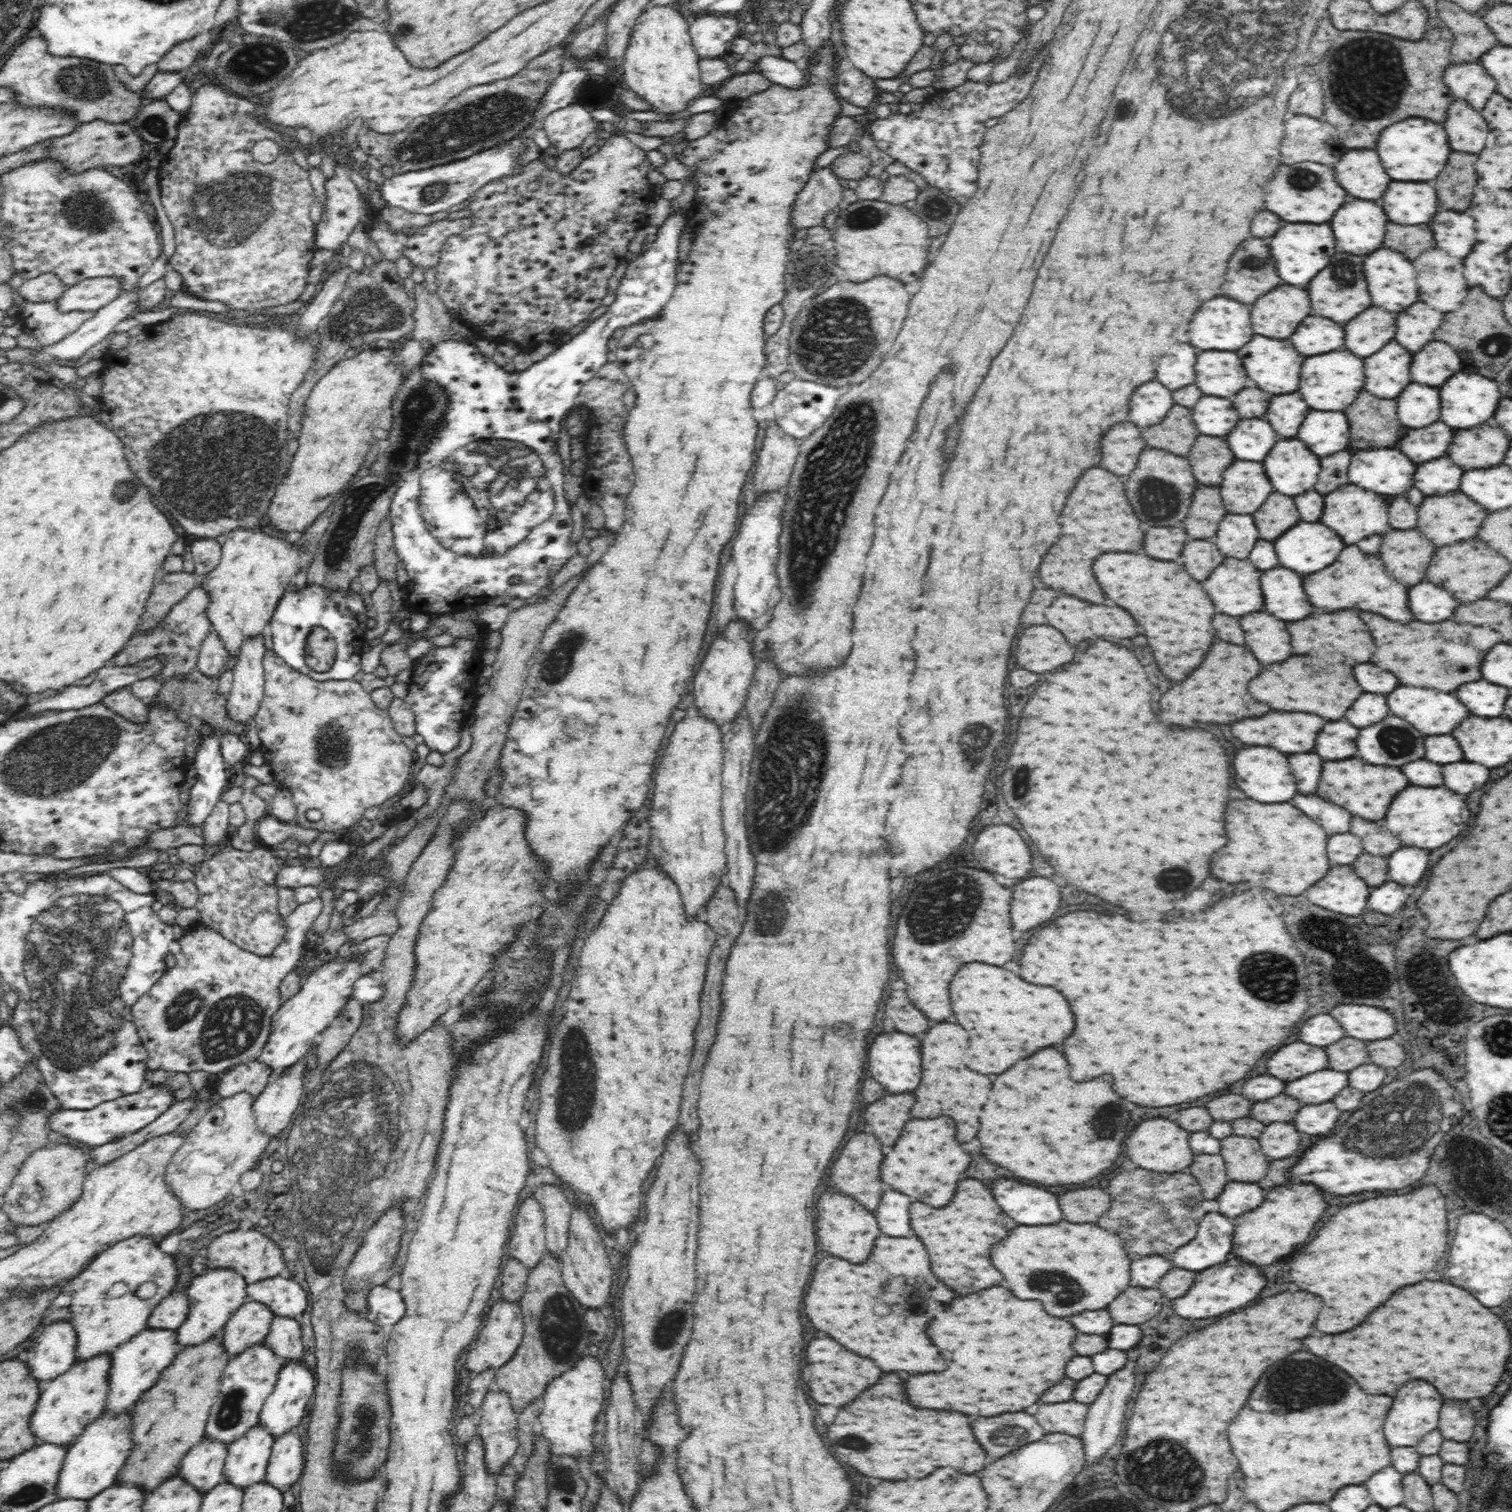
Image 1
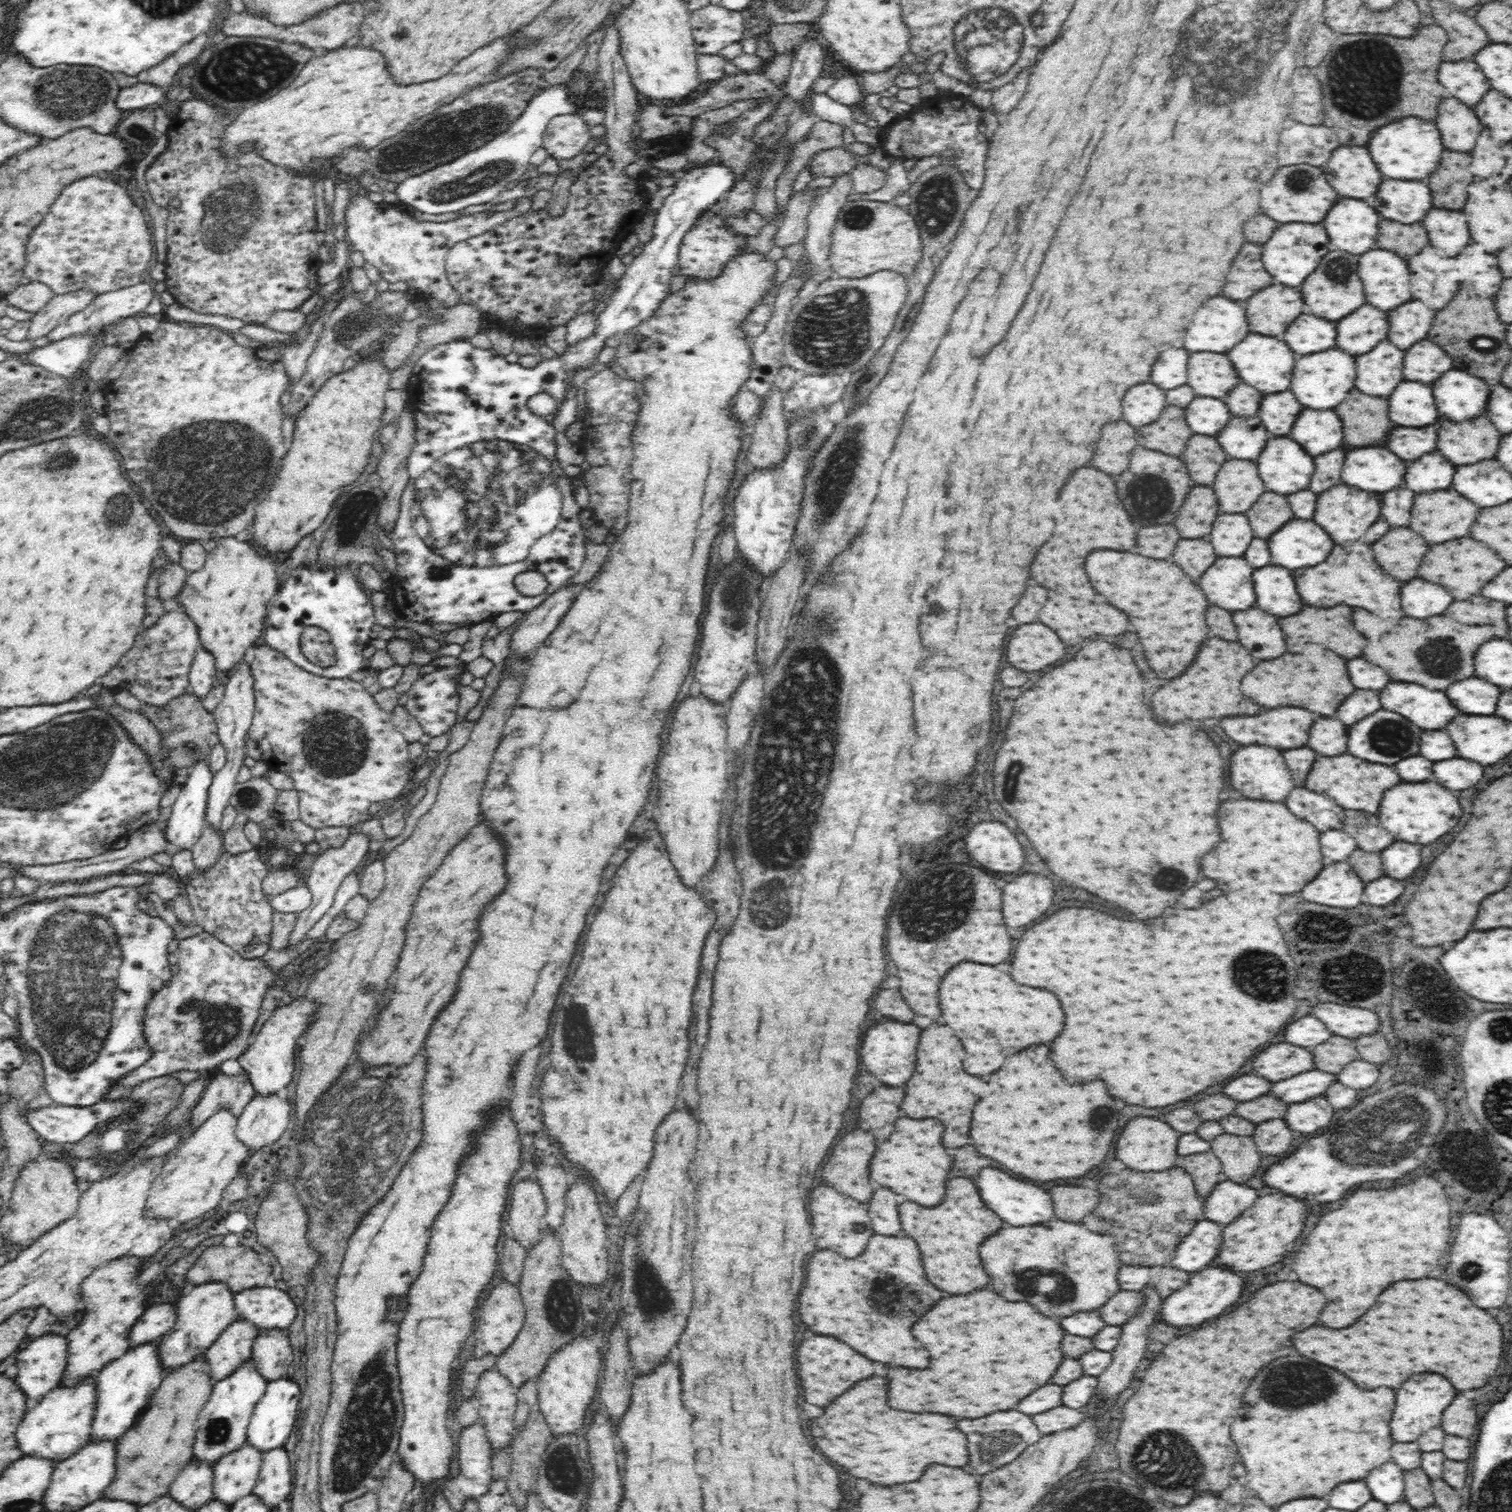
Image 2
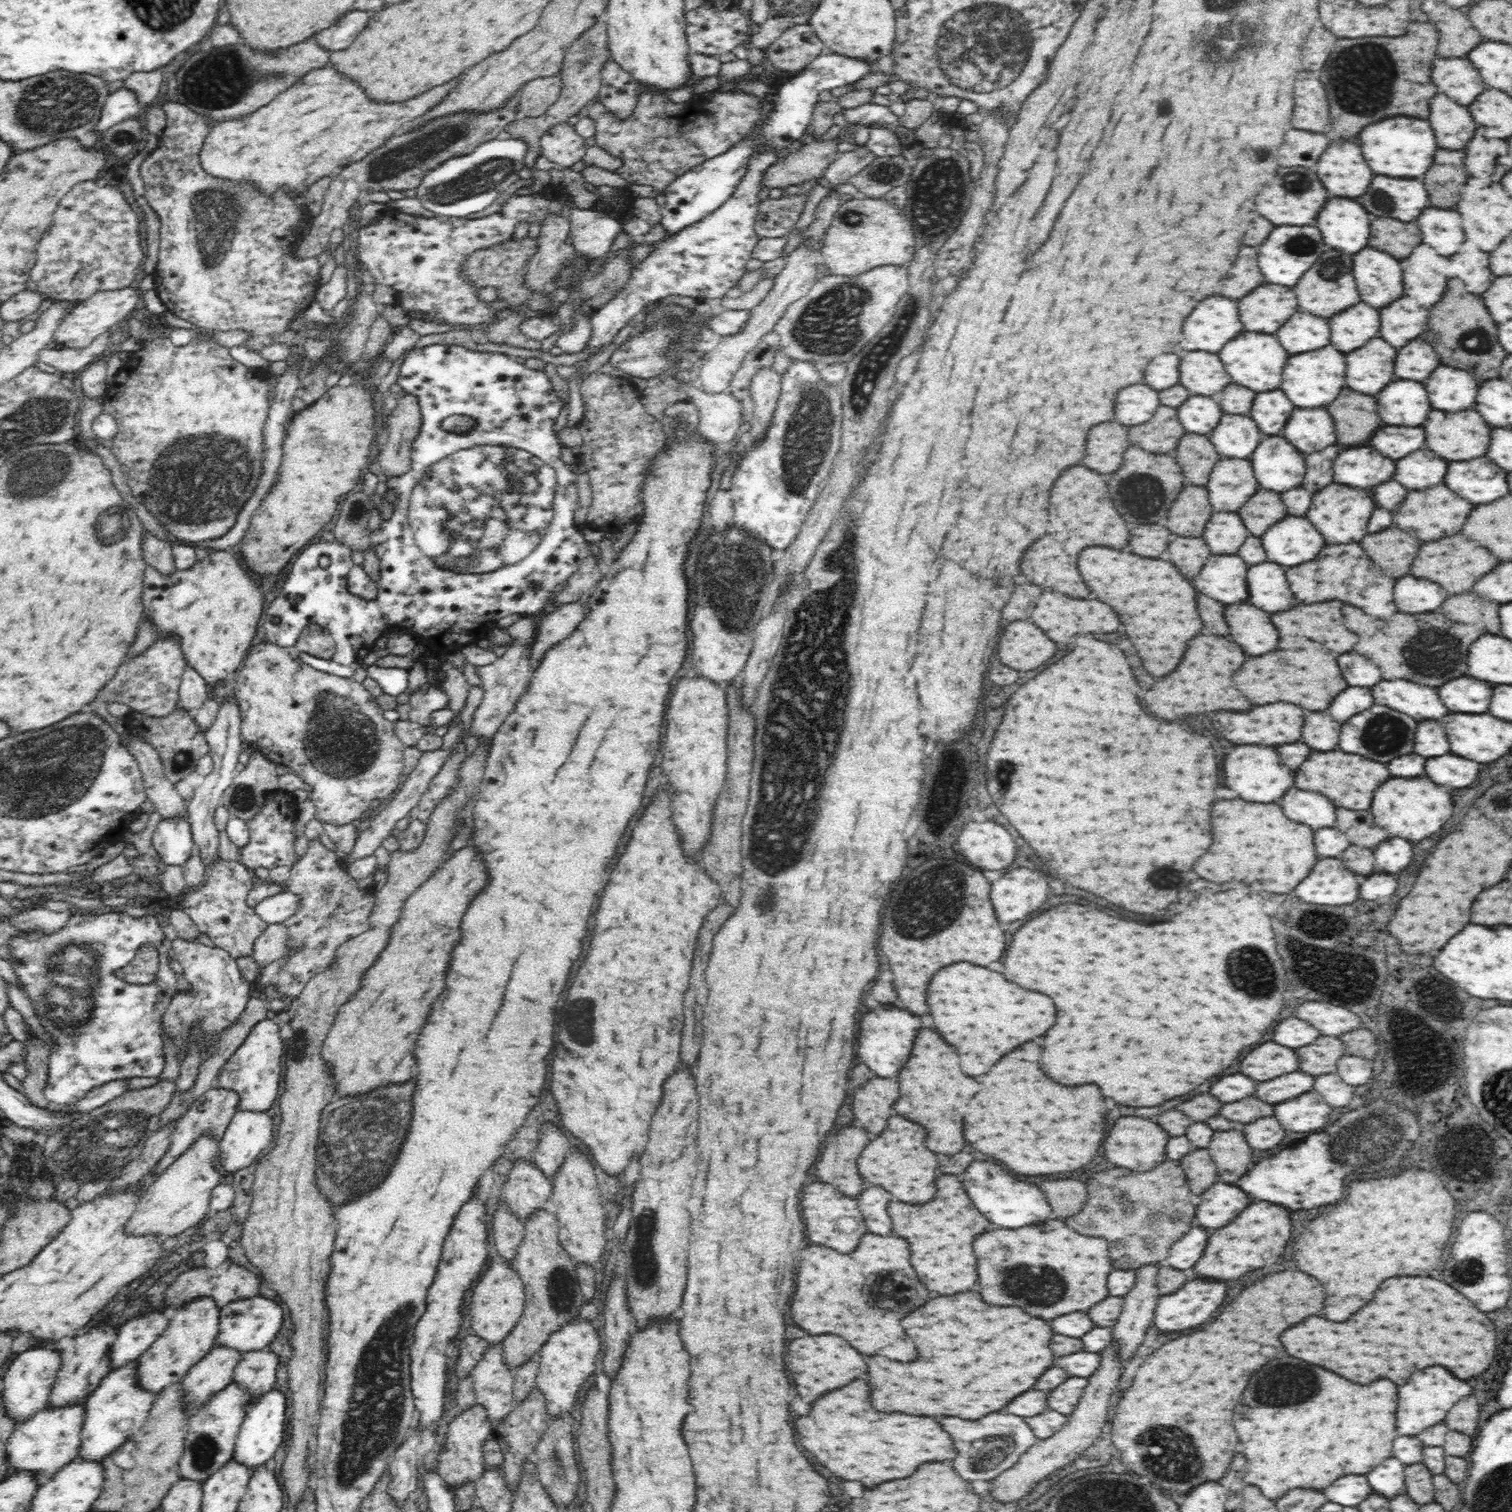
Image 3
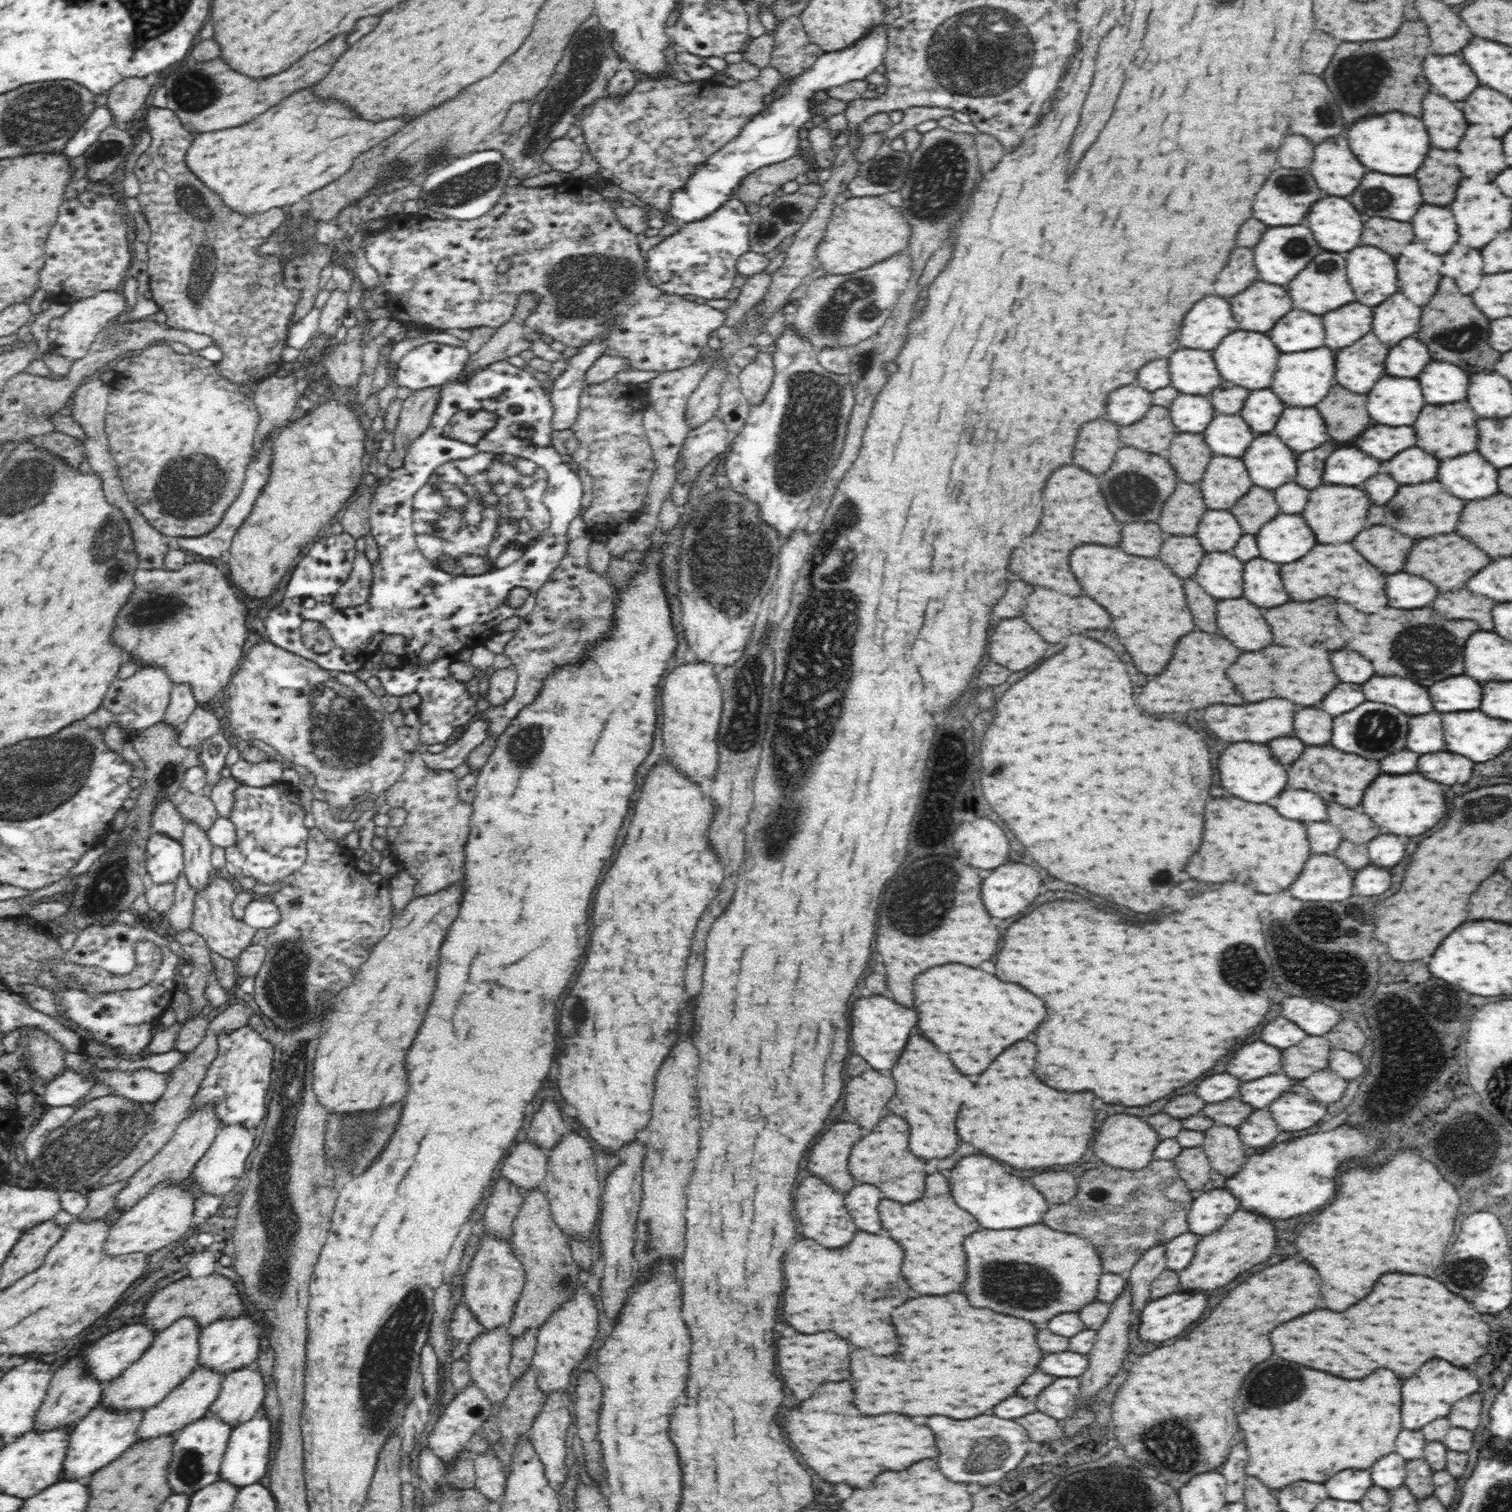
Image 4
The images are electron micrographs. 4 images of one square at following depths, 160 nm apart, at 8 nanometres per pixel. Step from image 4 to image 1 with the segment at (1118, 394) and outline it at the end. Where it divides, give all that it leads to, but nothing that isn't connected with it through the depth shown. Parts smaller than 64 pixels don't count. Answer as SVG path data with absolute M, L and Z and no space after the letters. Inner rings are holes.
M1146 382L1142 388L1136 388L1130 400L1128 420L1136 426L1154 426L1160 424L1168 411L1174 406L1172 392L1160 382Z

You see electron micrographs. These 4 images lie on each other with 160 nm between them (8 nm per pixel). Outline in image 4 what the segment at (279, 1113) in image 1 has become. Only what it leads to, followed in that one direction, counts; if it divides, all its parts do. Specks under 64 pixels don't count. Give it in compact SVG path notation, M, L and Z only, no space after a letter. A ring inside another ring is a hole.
M241 1124L222 1126L212 1141L212 1146L206 1156L202 1156L191 1172L192 1186L198 1188L200 1194L215 1194L223 1196L242 1184L245 1174L245 1164L254 1148L254 1129Z

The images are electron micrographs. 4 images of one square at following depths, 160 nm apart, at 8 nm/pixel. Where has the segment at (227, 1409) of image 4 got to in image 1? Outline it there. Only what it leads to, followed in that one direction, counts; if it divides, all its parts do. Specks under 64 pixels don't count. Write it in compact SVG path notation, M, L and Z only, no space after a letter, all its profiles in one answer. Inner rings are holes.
M276 1316L262 1343L283 1358L285 1364L301 1360L305 1348L302 1345L302 1329L299 1318Z

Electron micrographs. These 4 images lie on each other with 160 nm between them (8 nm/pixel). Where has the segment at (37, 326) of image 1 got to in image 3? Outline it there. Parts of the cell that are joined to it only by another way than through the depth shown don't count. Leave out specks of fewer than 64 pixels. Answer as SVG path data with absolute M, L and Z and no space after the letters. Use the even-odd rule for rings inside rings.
M135 285L113 291L100 291L92 294L90 298L75 304L74 308L63 318L62 324L56 333L55 340L58 347L86 348L90 346L97 336L110 333L120 322L130 315L132 310L141 307L142 292Z

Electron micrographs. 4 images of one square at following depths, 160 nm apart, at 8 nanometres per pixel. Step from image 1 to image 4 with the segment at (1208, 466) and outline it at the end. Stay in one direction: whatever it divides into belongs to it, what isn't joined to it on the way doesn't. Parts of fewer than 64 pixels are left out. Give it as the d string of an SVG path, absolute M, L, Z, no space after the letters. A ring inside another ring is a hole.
M1180 433L1172 439L1170 446L1163 452L1164 457L1167 461L1172 464L1172 468L1176 470L1176 476L1179 480L1184 480L1184 482L1198 482L1202 480L1202 474L1206 472L1206 466L1212 458L1212 452L1208 448L1208 444L1204 440L1201 433Z

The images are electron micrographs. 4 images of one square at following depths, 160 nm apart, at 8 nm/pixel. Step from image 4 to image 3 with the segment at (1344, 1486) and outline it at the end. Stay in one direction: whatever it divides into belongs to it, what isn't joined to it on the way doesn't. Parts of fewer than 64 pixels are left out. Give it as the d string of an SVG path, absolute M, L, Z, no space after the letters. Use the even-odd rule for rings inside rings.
M1354 1474L1336 1480L1334 1484L1330 1484L1324 1490L1329 1501L1347 1507L1356 1507L1365 1498L1368 1498L1370 1493L1372 1493L1372 1488L1370 1488L1366 1476L1354 1476Z

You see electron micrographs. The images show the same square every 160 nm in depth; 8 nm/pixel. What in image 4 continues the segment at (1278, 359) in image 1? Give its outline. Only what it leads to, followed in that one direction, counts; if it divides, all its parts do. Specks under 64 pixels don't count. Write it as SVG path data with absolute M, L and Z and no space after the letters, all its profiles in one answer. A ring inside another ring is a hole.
M1236 330L1222 340L1222 344L1212 352L1212 356L1222 380L1238 384L1248 390L1262 390L1262 388L1270 388L1280 352L1276 350L1276 346L1268 336L1260 332Z

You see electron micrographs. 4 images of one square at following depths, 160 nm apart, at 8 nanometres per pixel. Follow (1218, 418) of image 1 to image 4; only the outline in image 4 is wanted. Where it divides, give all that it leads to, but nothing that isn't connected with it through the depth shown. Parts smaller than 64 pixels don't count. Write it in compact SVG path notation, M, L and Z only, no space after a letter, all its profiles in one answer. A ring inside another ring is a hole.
M1180 393L1167 409L1180 433L1201 433L1216 413L1207 395L1184 393Z

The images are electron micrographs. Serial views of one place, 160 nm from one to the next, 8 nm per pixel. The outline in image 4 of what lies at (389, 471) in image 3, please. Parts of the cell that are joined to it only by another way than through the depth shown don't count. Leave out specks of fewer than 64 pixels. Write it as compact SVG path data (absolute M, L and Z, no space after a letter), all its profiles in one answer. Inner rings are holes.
M438 386L415 390L403 400L397 427L392 433L394 449L385 460L391 471L404 466L409 444L428 428L438 402L440 402Z

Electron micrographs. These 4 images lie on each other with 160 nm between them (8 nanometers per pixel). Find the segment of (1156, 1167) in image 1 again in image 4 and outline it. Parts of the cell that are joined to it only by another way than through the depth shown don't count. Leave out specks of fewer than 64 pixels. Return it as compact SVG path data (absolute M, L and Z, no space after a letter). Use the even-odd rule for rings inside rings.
M1116 1114L1116 1116L1108 1116L1102 1122L1098 1136L1094 1138L1094 1154L1106 1164L1116 1166L1118 1170L1140 1171L1155 1160L1156 1144L1158 1144L1158 1134L1146 1122L1130 1114Z

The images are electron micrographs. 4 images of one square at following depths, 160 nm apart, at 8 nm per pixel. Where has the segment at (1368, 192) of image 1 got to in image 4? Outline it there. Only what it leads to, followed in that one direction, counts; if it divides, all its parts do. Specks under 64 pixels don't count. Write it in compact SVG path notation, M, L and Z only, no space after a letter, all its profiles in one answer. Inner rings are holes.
M1336 136L1336 140L1324 140L1314 150L1310 174L1314 176L1318 188L1330 196L1348 196L1352 194L1362 176L1368 172L1350 152L1348 140Z

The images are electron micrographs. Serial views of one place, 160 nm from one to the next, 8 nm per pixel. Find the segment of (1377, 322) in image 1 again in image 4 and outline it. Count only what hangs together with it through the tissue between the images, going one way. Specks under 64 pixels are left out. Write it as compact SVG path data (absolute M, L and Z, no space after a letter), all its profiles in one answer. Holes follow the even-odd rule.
M1358 302L1346 304L1334 312L1324 314L1326 346L1332 350L1346 348L1372 330L1372 308Z

